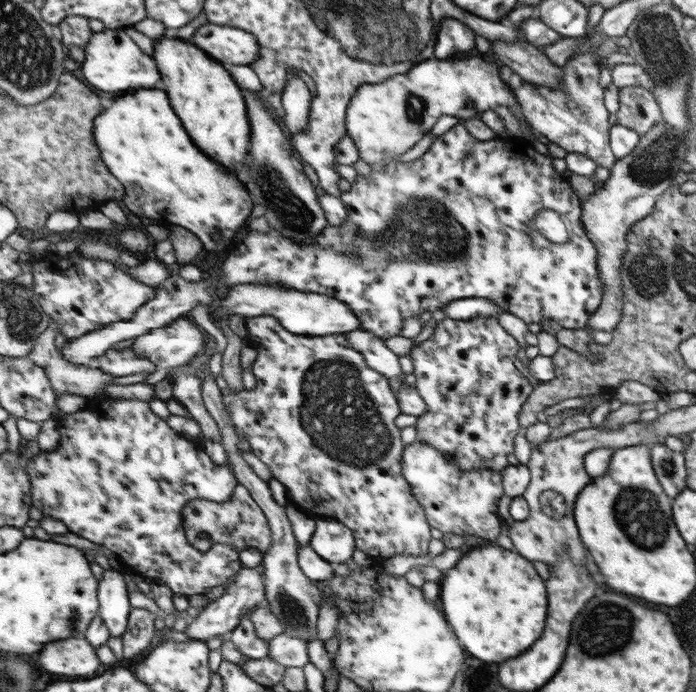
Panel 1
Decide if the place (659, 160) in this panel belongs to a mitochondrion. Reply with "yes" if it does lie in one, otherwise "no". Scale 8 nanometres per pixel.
yes

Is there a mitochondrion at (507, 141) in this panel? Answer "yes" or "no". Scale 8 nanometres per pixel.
no

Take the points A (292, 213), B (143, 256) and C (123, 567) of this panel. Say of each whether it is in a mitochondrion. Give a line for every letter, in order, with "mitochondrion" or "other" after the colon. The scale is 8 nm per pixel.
A: mitochondrion
B: other
C: other

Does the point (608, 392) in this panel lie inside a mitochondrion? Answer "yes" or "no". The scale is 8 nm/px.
no

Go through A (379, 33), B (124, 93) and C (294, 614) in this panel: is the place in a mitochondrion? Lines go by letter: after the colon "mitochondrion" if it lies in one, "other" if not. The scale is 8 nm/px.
A: mitochondrion
B: other
C: mitochondrion

